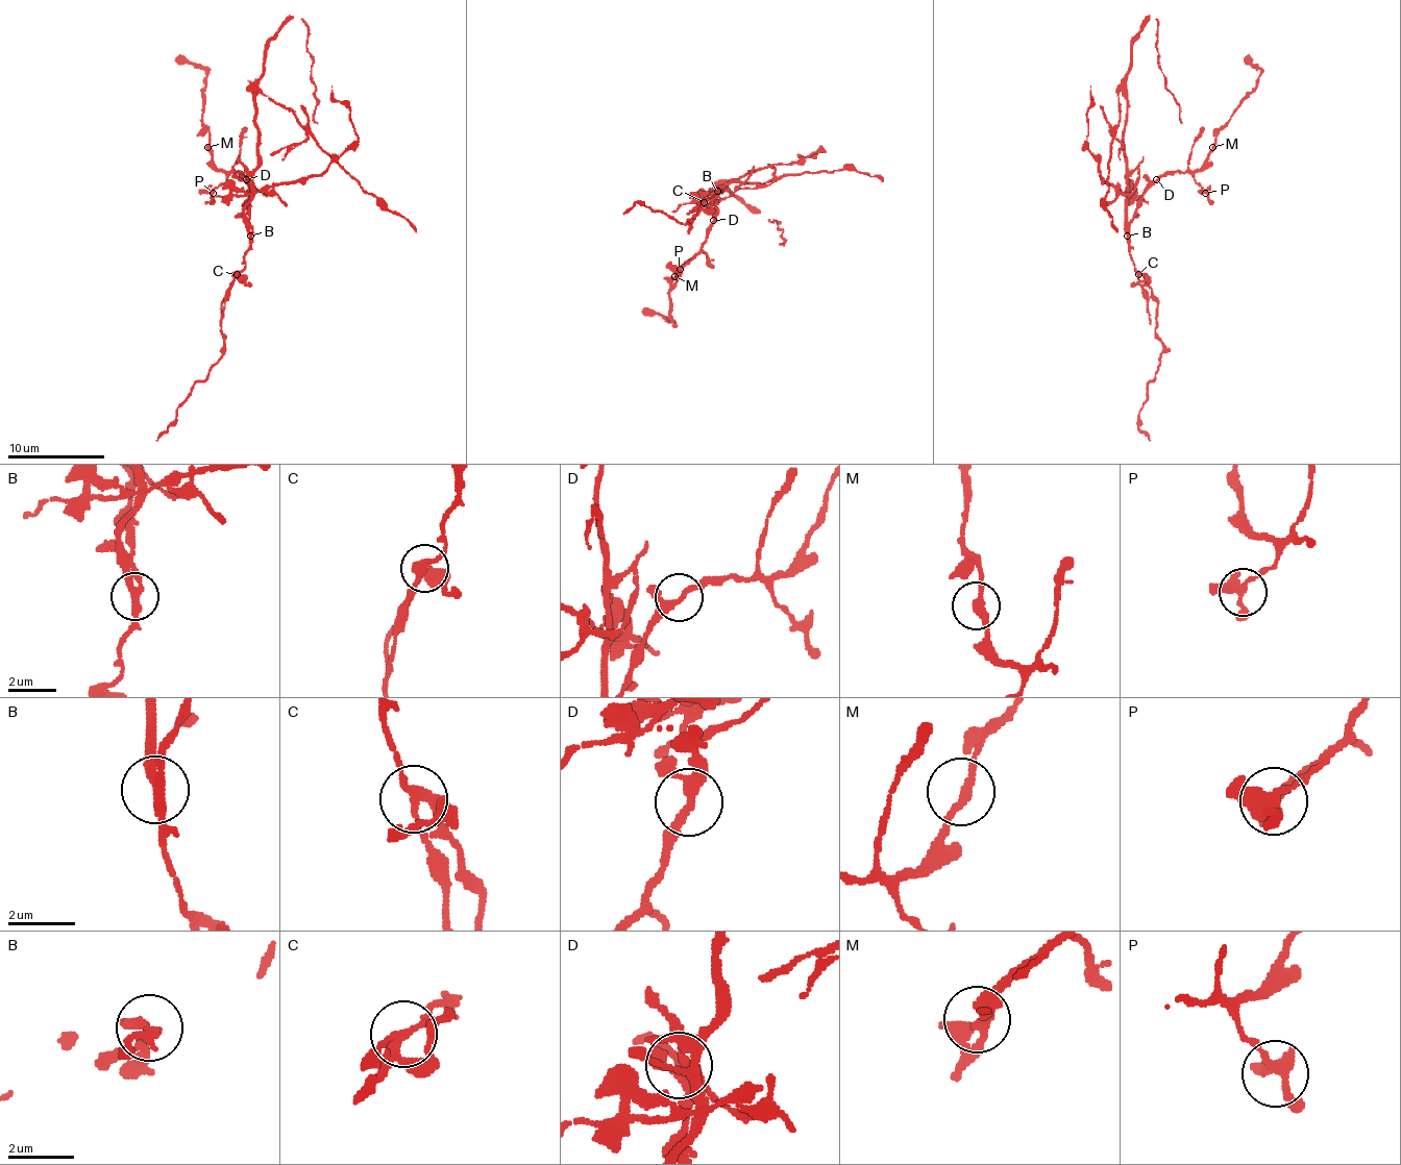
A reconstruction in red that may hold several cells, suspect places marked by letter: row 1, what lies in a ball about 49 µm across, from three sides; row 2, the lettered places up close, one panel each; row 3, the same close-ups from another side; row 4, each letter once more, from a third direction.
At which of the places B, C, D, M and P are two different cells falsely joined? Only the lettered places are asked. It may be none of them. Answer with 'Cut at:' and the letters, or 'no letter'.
Cut at: B, C

